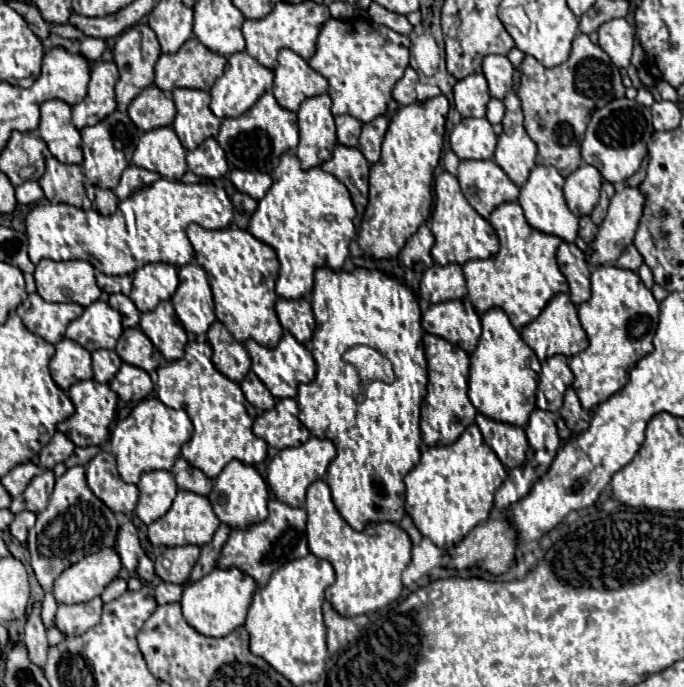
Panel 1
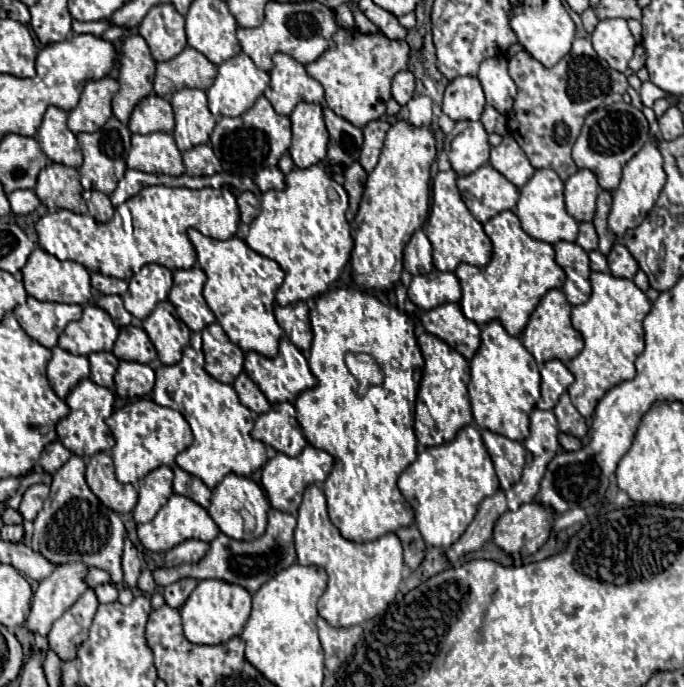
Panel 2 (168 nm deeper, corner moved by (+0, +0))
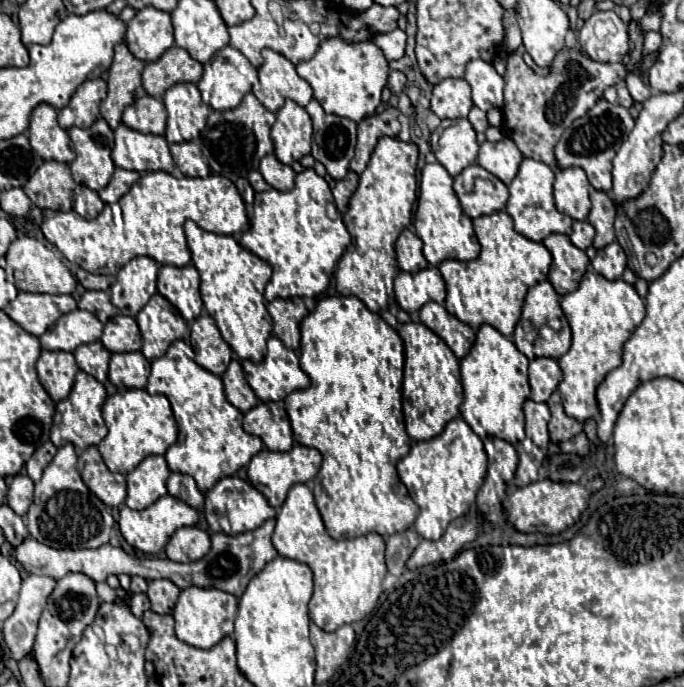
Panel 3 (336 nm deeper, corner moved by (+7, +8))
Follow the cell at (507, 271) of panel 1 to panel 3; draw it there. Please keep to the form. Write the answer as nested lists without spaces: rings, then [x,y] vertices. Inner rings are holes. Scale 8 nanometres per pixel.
[[[505,210],[475,218],[473,228],[481,244],[479,258],[469,262],[445,260],[439,266],[439,272],[447,284],[445,308],[473,330],[481,324],[491,324],[501,334],[511,336],[521,318],[527,290],[539,280],[547,280],[553,256],[541,242],[533,242],[515,232],[513,218]]]

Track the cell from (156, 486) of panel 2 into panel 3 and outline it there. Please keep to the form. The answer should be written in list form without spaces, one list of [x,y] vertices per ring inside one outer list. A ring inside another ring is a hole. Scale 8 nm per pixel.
[[[147,456],[133,472],[126,475],[125,505],[133,510],[145,510],[155,500],[165,496],[165,482],[169,472],[171,470],[165,462],[165,456]]]

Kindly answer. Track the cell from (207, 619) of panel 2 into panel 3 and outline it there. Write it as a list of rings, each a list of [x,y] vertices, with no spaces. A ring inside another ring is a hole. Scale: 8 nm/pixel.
[[[189,586],[181,590],[179,600],[173,608],[175,618],[175,634],[181,642],[187,642],[197,648],[211,648],[221,638],[229,636],[233,632],[233,622],[237,616],[237,598],[229,592],[217,590],[217,588],[199,588]]]

